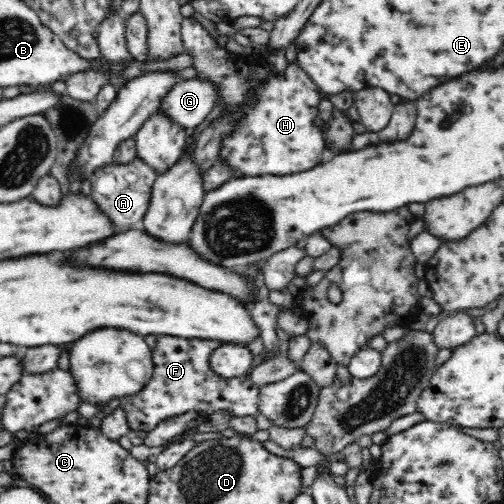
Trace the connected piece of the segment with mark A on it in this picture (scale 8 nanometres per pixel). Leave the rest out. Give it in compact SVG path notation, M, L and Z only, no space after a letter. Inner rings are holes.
M138 158L126 165L110 164L97 170L91 177L91 198L116 233L126 232L127 230L140 227L149 207L150 192L156 178L157 175L154 173L153 168L144 165L144 162Z

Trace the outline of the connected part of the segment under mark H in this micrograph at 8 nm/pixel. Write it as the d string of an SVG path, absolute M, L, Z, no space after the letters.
M195 18L182 20L181 39L185 52L191 56L191 66L196 70L195 78L215 86L217 94L215 104L220 105L218 108L222 108L222 117L230 119L233 113L242 113L240 118L234 120L234 130L222 136L217 158L221 166L232 170L234 178L282 177L314 169L332 160L334 153L328 151L324 130L316 124L320 114L320 102L324 96L310 75L298 65L298 61L288 63L283 71L276 72L276 75L270 78L258 78L251 76L250 68L252 65L266 65L266 57L254 61L254 58L249 55L239 56L228 51L224 45L220 45L215 38L210 36Z

